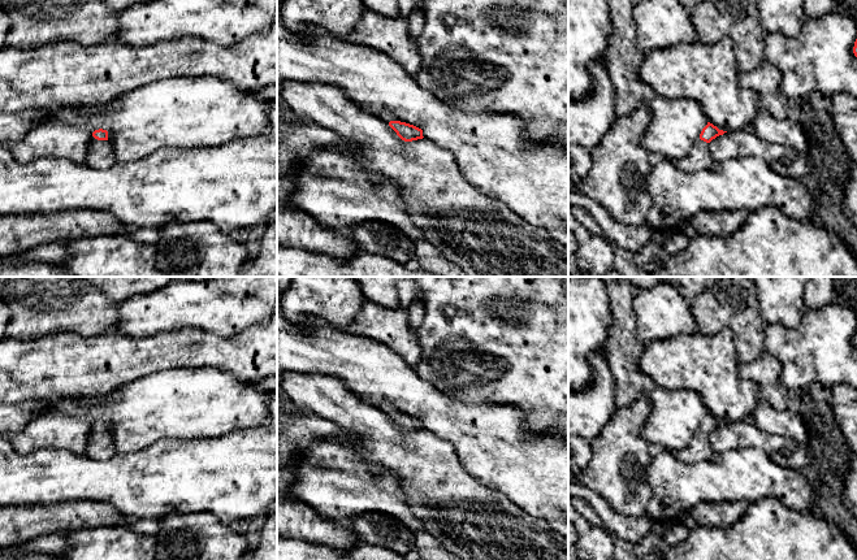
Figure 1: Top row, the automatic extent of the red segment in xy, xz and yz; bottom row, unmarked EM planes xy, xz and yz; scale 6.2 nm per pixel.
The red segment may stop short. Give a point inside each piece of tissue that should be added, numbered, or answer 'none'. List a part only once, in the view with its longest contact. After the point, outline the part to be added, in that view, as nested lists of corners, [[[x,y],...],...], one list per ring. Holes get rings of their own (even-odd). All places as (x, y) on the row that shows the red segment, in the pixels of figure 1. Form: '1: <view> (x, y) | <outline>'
1: xy (100, 155) | [[[92,138],[88,146],[86,165],[92,169],[105,170],[116,164],[116,156],[112,144],[108,140]]]

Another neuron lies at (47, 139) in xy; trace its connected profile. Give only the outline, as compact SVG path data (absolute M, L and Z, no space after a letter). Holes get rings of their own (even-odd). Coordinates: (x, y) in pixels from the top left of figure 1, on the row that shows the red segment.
M42 123L21 140L8 143L18 164L30 164L44 157L66 157L86 164L92 134L64 123Z

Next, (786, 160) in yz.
M750 129L724 133L707 143L714 162L756 156L763 159L776 173L800 179L809 173L806 155L793 147L761 140Z

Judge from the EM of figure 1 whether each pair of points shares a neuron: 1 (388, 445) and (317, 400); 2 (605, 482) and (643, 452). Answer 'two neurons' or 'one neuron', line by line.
1: one neuron
2: one neuron

